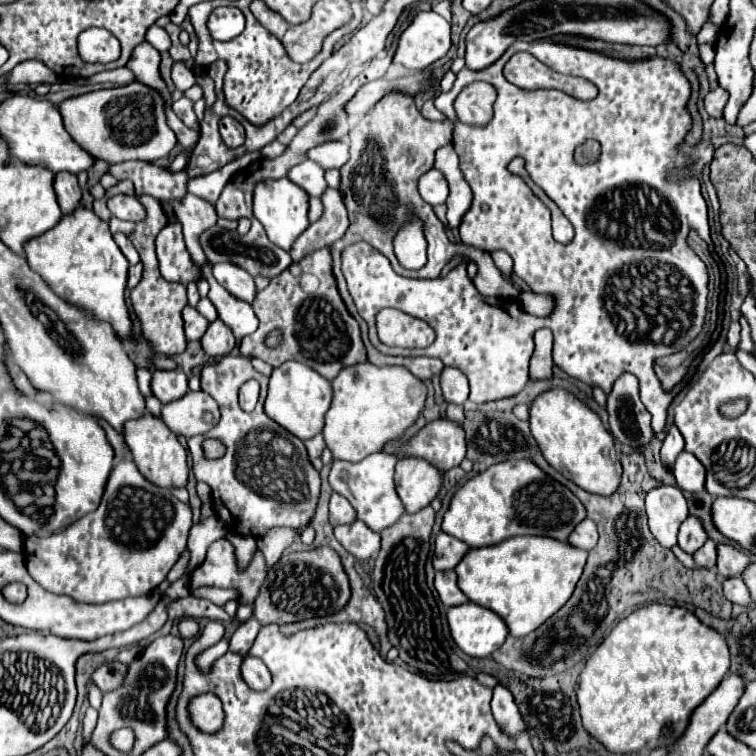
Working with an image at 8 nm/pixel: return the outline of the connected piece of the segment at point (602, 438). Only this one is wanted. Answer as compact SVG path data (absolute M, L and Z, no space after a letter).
M560 388L548 390L532 402L528 422L544 458L564 478L574 480L576 486L598 496L610 496L614 490L618 490L622 466L614 448L614 438L584 402Z

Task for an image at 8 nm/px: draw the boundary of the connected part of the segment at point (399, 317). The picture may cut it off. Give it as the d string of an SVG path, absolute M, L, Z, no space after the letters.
M386 308L376 316L378 336L388 346L426 348L434 342L434 330L420 318L410 318L402 310Z

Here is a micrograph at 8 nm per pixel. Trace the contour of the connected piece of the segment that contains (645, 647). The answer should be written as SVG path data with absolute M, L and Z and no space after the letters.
M650 604L620 620L606 642L602 642L588 658L576 686L582 724L586 726L586 732L612 754L632 754L642 748L670 748L682 738L692 712L722 682L728 666L730 652L722 634L704 626L686 608Z

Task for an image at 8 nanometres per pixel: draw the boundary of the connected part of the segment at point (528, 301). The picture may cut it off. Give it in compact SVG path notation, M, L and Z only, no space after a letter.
M522 292L518 296L518 302L522 304L522 308L528 312L528 314L534 314L534 316L550 316L556 302L554 302L554 296L550 294L536 294L536 292Z

